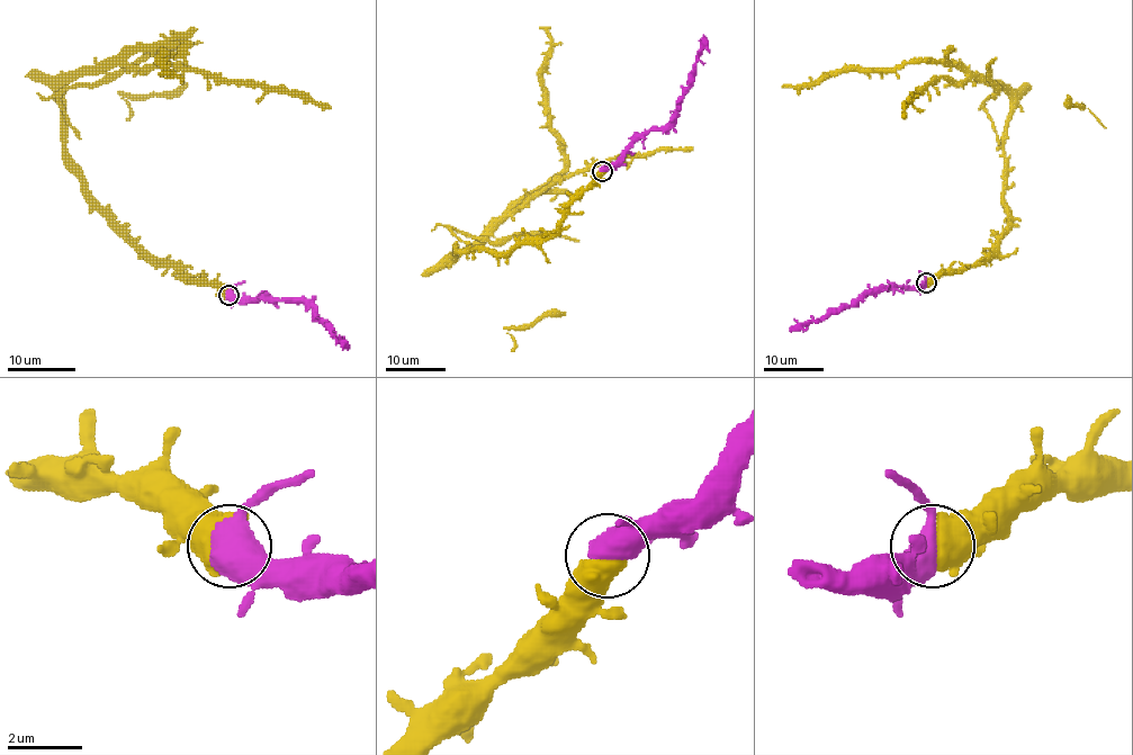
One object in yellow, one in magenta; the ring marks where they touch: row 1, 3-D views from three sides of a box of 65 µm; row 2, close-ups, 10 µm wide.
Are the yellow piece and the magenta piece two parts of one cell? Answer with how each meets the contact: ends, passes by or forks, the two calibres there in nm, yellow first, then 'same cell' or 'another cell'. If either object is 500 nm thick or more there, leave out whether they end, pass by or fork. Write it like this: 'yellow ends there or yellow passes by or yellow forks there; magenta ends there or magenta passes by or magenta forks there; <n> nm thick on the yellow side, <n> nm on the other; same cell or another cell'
800 nm thick on the yellow side, 550 nm on the other; same cell

